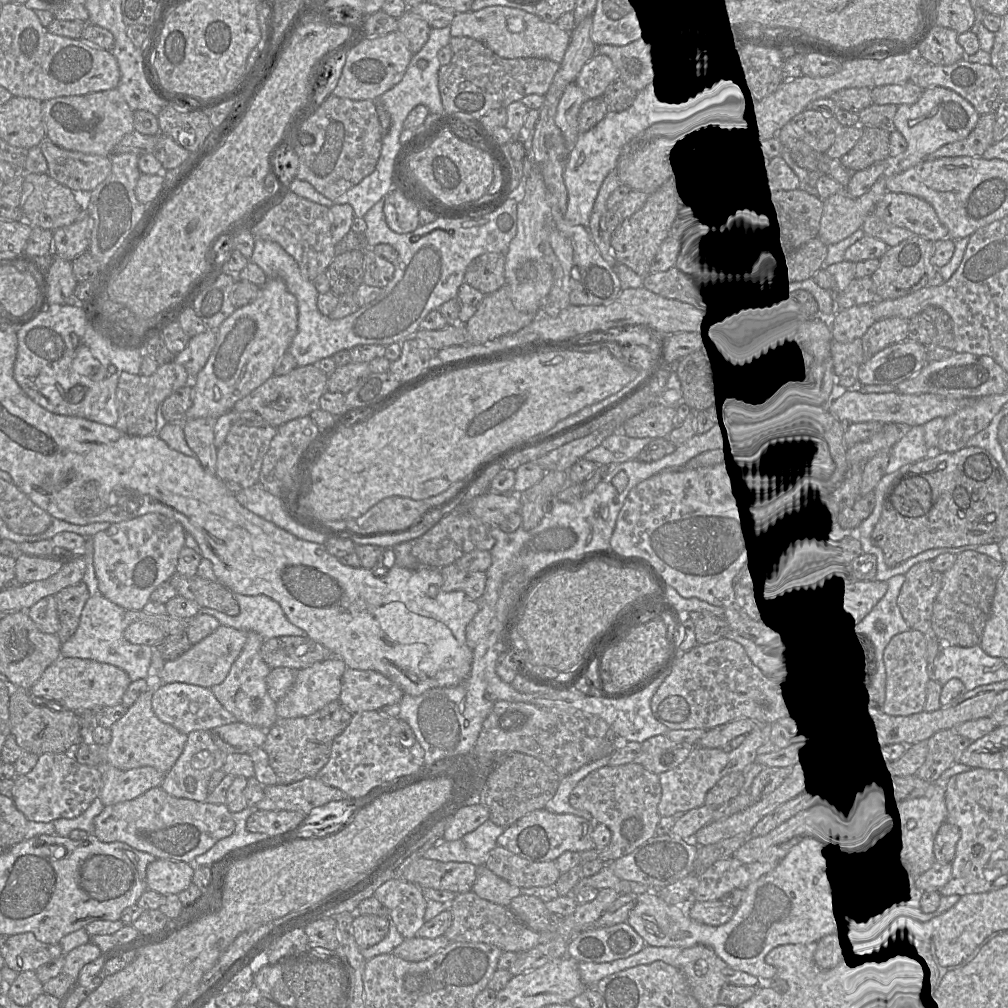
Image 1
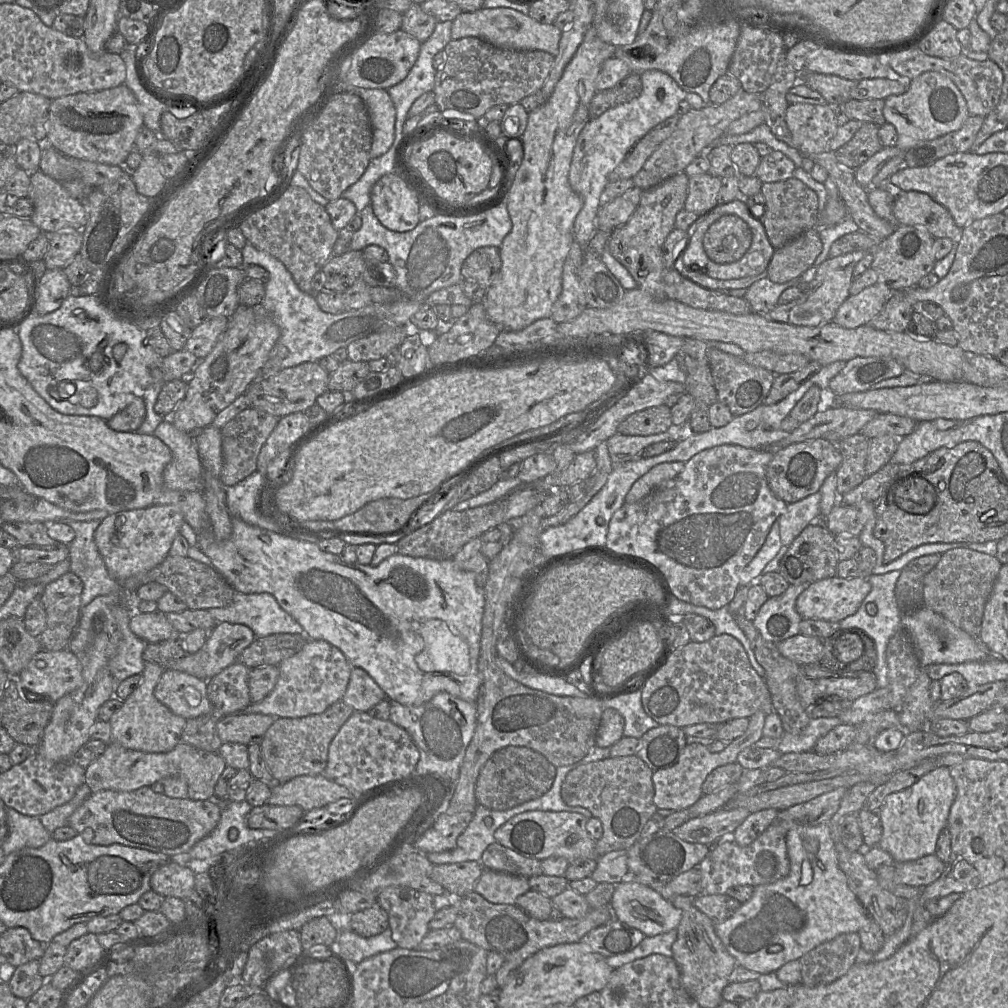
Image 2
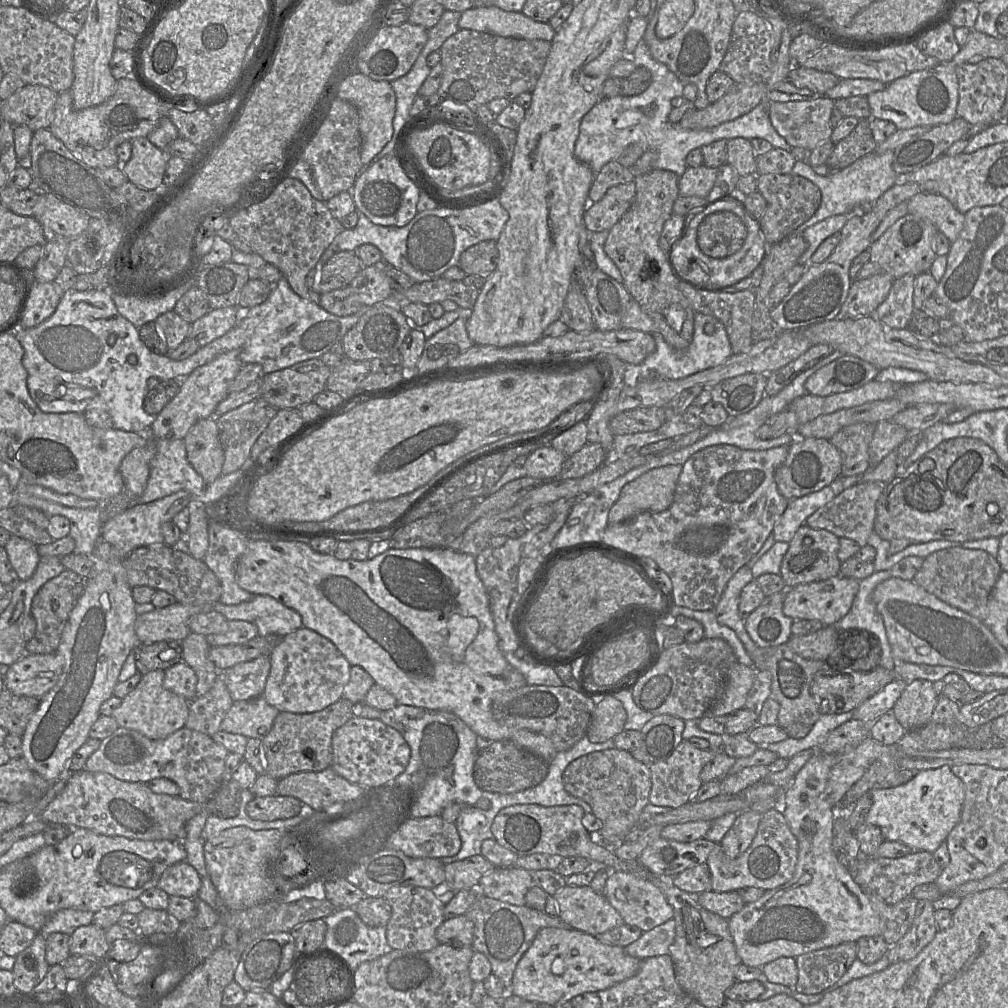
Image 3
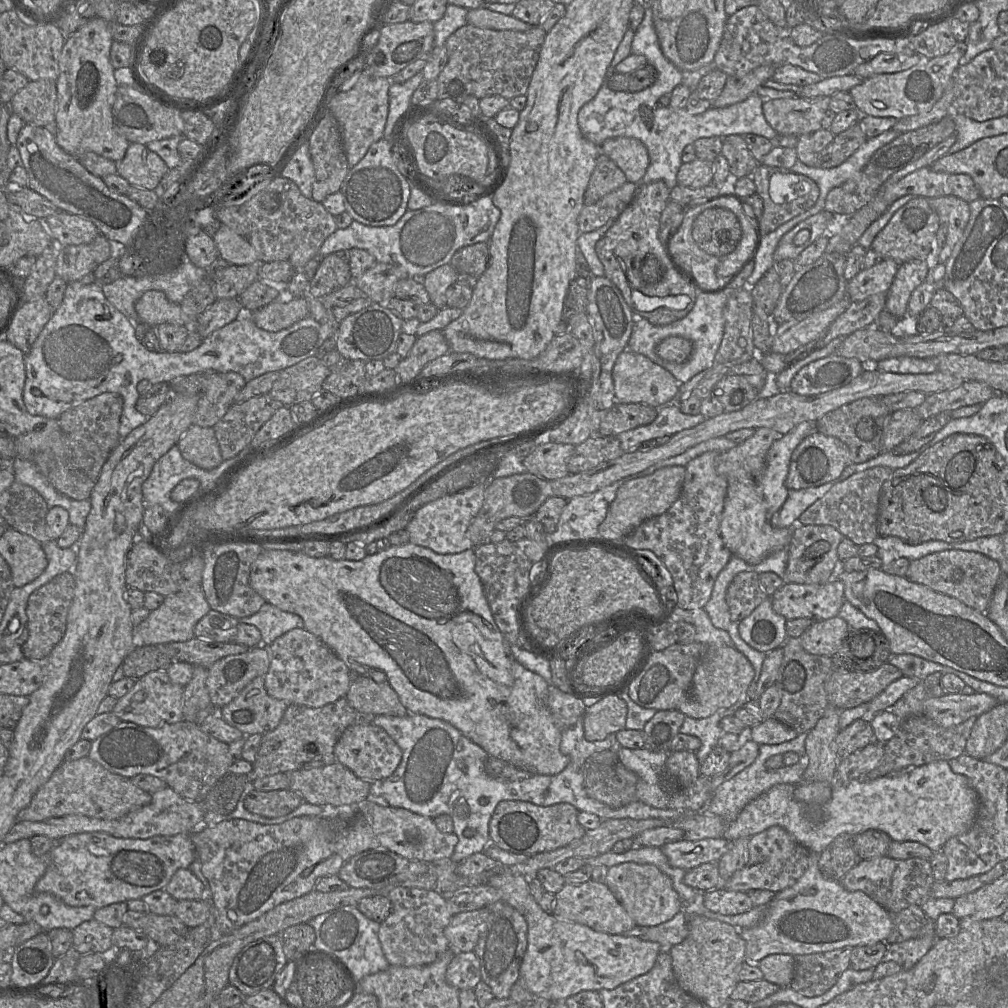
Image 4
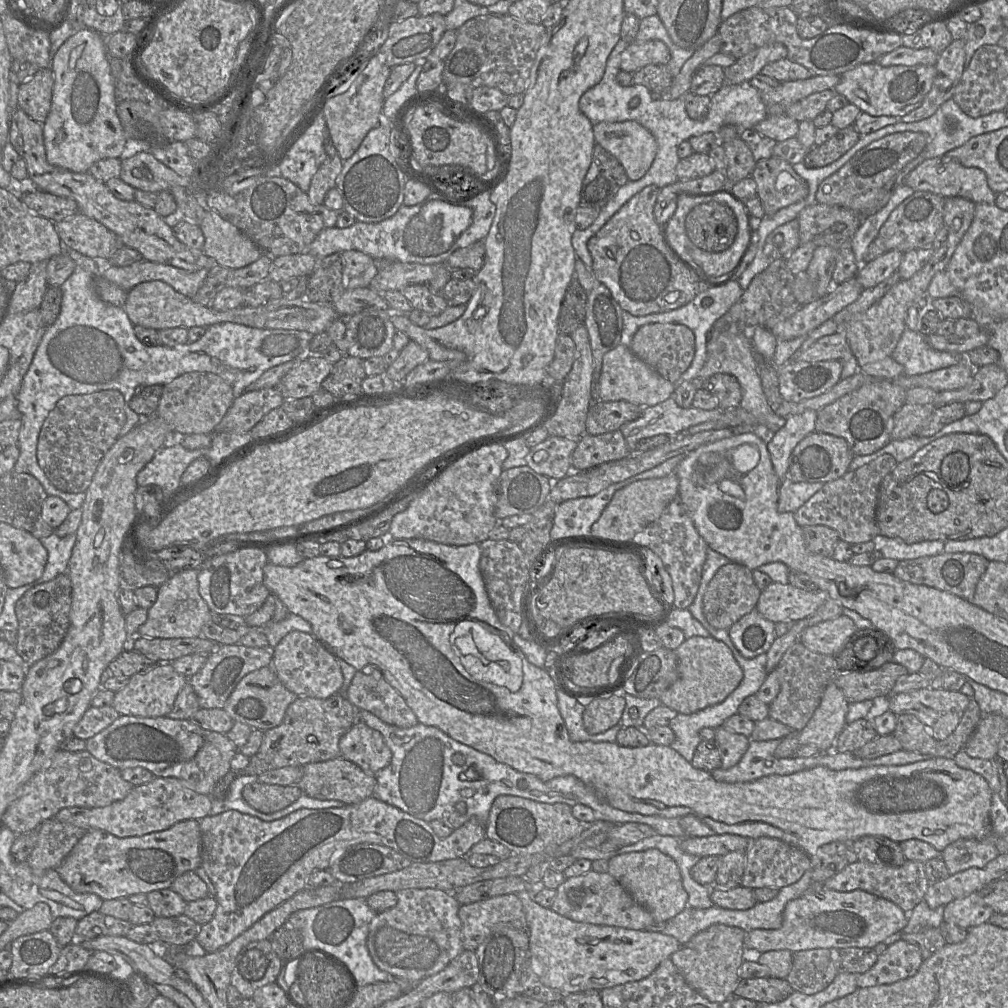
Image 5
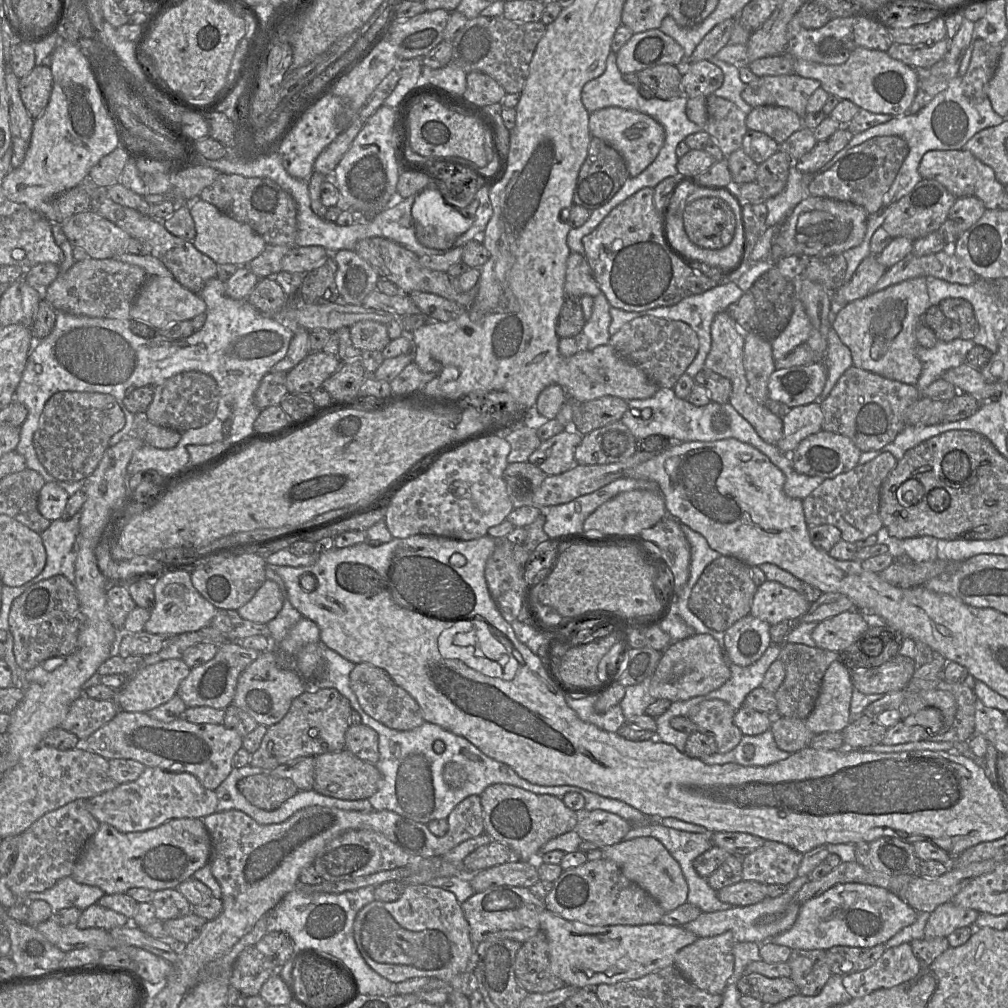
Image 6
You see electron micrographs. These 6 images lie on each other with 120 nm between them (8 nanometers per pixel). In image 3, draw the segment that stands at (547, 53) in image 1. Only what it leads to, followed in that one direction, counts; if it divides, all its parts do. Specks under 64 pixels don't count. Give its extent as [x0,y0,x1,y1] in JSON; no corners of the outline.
[459,6,556,42]

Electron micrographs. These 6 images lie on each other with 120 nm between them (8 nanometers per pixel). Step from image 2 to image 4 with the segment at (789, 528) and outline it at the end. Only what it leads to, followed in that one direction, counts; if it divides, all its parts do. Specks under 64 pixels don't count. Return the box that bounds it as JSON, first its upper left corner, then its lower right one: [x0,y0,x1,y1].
[771,482,832,528]

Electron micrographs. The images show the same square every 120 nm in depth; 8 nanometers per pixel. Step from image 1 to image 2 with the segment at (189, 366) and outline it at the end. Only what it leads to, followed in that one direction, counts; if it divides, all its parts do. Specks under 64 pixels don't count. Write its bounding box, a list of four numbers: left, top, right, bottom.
[184,316,229,360]

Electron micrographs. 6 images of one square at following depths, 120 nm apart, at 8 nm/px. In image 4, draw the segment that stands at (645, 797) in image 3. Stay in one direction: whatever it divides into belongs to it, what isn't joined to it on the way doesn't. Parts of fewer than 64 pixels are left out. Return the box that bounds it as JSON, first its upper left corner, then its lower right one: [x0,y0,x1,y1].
[583,749,637,808]

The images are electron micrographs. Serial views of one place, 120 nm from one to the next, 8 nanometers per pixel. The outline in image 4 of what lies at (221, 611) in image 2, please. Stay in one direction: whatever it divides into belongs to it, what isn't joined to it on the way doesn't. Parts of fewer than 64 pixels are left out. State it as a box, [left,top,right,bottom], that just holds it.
[238,603,305,647]

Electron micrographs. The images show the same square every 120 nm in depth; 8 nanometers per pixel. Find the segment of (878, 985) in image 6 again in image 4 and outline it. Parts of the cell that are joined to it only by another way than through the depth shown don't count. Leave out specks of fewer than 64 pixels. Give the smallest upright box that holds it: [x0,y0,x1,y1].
[872,918,936,980]

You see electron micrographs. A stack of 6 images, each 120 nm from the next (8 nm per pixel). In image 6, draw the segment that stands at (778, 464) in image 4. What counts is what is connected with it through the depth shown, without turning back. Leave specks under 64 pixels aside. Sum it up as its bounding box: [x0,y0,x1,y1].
[775,402,823,456]

